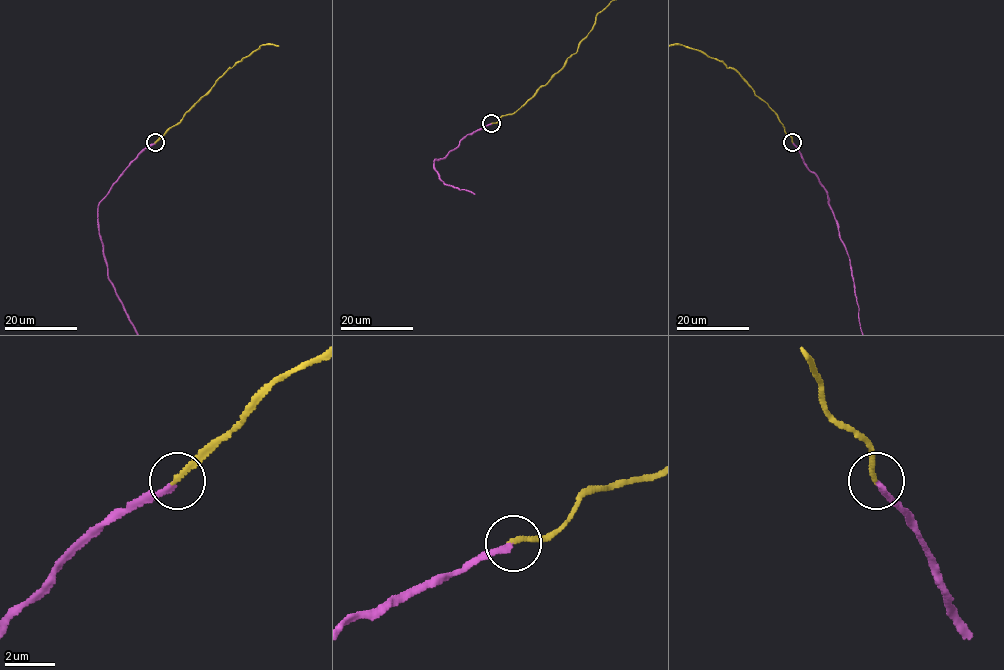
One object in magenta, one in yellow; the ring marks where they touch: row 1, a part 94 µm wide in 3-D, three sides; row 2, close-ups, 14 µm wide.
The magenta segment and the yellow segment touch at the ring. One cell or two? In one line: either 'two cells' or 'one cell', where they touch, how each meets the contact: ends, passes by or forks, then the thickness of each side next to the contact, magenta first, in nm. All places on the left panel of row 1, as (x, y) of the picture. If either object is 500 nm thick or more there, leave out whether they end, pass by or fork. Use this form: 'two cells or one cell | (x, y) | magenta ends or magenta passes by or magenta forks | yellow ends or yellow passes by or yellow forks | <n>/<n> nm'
two cells | (155, 142) | magenta ends | yellow ends | 200/180 nm

